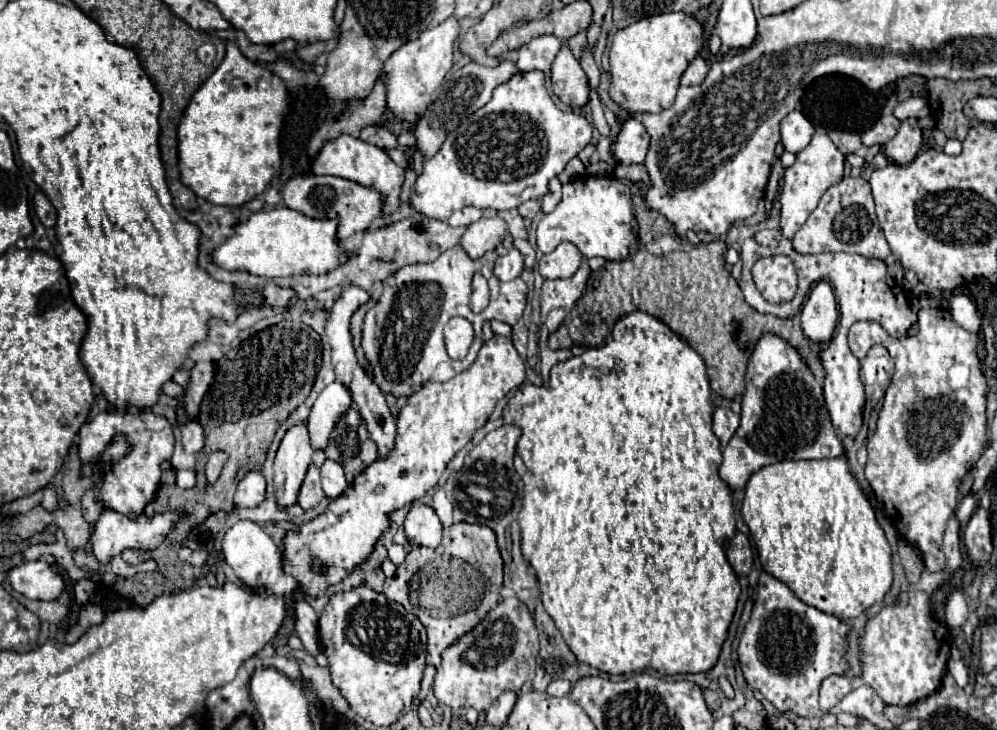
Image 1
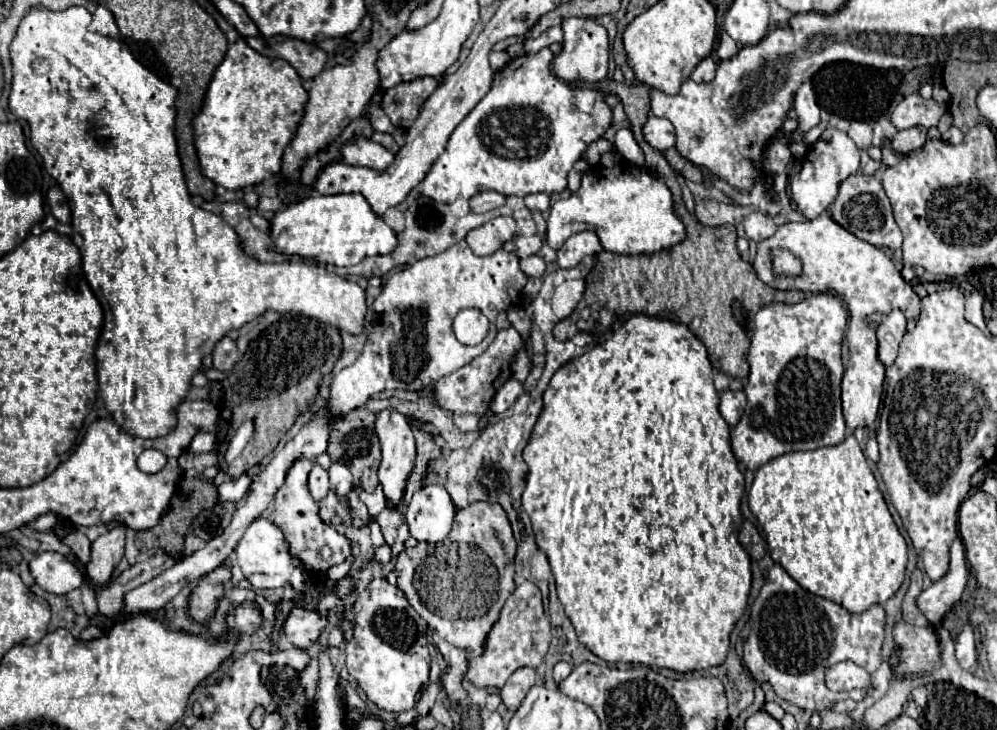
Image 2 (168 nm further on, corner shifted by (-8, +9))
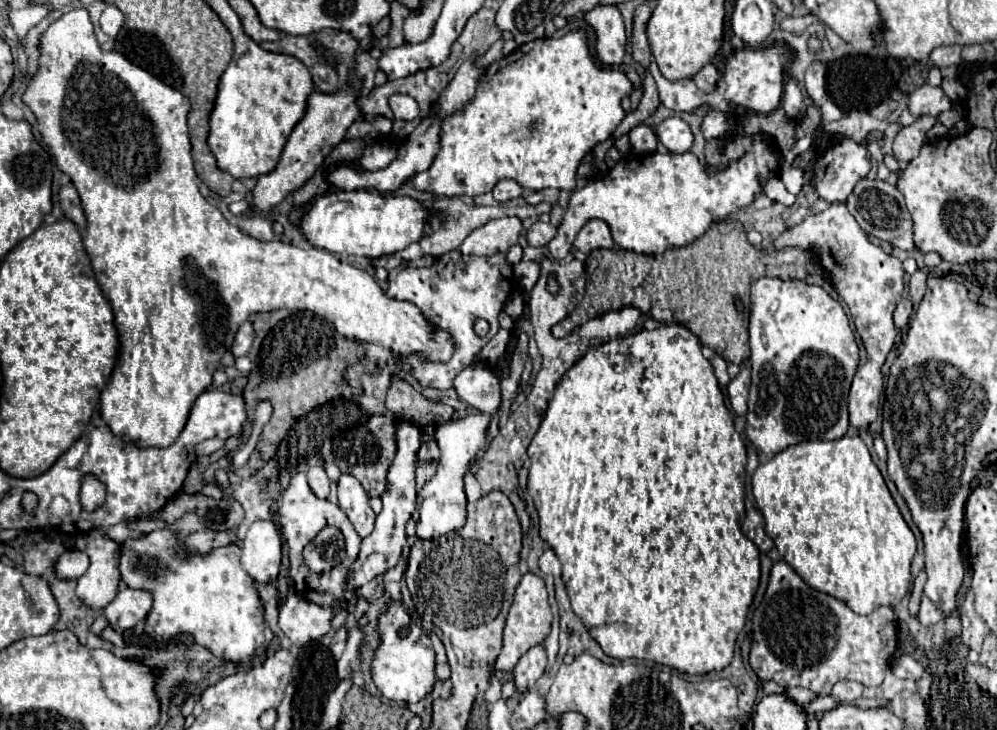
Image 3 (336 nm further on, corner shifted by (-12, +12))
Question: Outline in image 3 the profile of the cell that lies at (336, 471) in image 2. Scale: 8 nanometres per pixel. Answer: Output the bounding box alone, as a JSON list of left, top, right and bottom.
[337,473,375,537]

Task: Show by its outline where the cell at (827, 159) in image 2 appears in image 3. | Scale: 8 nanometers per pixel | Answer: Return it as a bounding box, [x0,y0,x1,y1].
[811,139,869,203]

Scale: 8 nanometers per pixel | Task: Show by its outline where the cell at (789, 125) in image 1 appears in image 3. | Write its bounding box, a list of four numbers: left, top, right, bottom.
[805,61,829,105]

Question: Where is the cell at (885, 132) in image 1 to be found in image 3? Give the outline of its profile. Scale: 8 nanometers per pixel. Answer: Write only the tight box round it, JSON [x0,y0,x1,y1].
[909,83,951,115]

